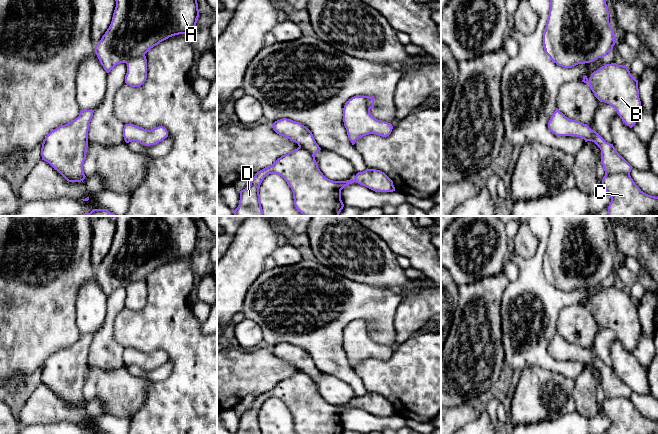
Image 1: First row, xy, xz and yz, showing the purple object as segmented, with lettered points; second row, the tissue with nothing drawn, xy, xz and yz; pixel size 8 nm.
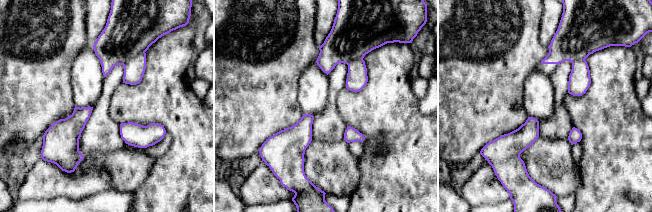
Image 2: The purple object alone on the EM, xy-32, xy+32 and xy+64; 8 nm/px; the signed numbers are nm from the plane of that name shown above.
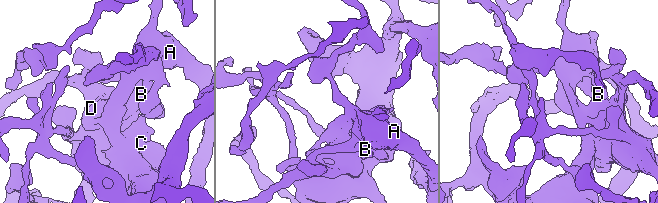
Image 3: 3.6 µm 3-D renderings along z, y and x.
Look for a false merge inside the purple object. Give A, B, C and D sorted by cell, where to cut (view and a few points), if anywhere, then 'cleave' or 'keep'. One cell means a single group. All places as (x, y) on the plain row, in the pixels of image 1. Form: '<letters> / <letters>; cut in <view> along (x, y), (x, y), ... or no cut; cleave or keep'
A / B C D; cut in yz along (605, 397), (629, 398); cleave

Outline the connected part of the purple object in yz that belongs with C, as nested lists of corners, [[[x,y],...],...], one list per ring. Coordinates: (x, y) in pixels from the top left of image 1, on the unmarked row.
[[[605,398],[602,409],[611,421],[608,434],[658,434],[658,420],[644,417],[630,398]]]

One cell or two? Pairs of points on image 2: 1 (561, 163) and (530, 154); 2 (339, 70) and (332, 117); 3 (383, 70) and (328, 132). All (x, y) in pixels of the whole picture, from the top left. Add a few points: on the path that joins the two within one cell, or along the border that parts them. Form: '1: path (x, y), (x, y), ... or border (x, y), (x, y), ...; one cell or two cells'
1: path (553, 163), (538, 158); one cell
2: path (336, 82), (332, 94), (332, 105); one cell
3: border (337, 94), (337, 112), (348, 125); two cells

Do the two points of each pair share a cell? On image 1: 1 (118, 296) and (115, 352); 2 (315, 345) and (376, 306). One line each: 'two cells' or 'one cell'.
1: one cell
2: one cell

